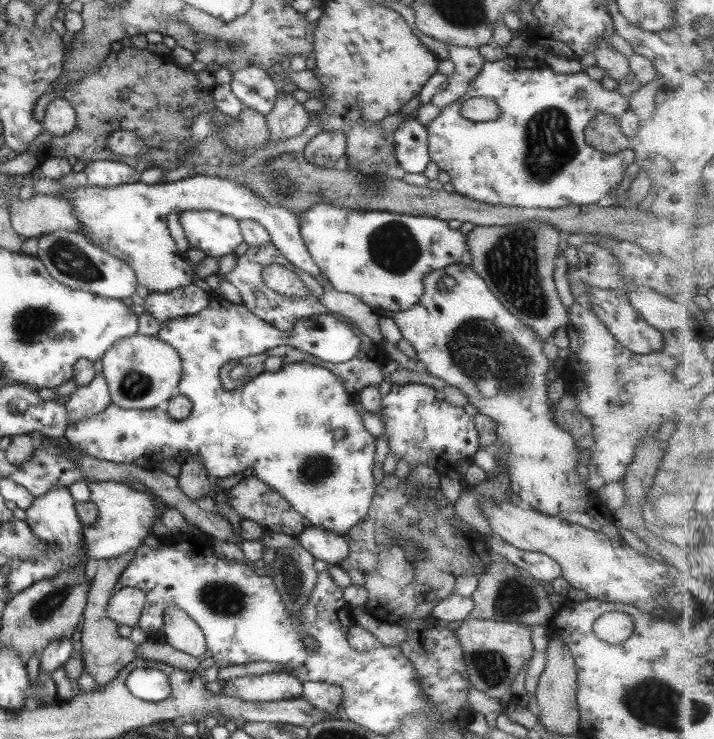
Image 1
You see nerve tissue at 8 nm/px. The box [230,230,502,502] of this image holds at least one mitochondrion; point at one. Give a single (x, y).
(314, 470)

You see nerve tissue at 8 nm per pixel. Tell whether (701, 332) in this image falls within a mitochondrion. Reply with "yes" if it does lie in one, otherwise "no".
no

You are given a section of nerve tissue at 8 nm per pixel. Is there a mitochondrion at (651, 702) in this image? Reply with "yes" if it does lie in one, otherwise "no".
yes

